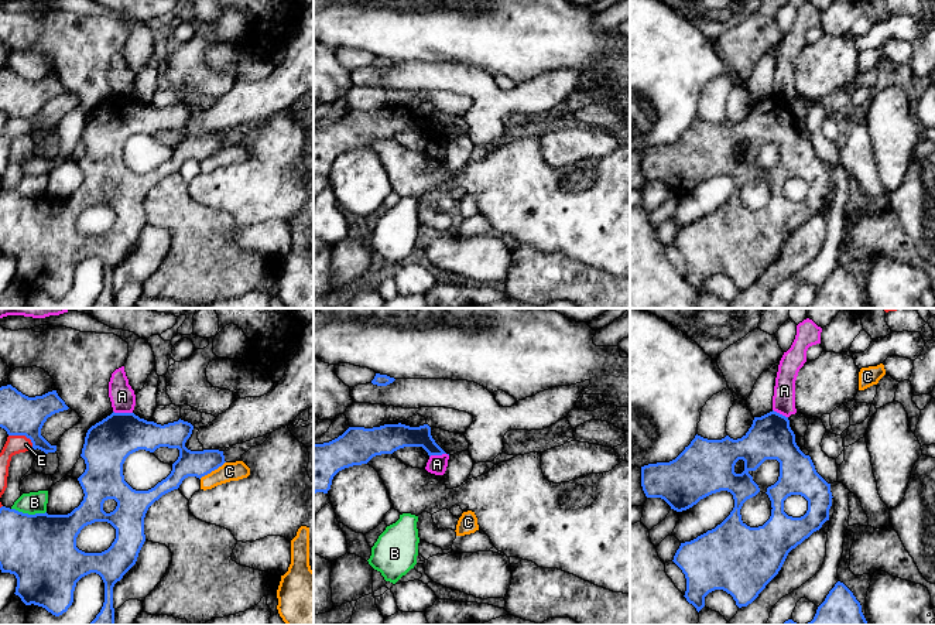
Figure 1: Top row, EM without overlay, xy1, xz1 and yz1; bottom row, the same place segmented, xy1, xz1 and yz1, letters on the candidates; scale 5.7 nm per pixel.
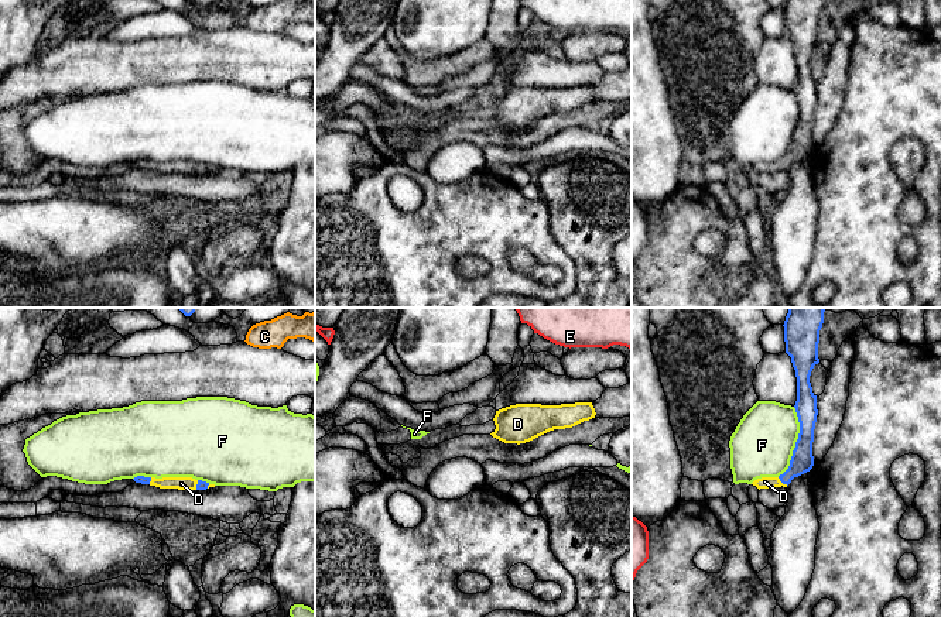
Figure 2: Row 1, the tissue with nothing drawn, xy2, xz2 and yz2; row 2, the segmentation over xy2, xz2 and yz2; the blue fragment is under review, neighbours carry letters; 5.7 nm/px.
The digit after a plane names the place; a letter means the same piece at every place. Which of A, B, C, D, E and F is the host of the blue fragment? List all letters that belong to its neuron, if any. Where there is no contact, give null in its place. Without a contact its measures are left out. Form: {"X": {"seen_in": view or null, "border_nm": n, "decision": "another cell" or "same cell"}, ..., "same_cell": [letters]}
{"A": {"seen_in": "xy1", "border_nm": 110, "decision": "another cell"}, "B": {"seen_in": "xy1", "border_nm": 200, "decision": "another cell"}, "C": {"seen_in": "xy1", "border_nm": 180, "decision": "another cell"}, "D": {"seen_in": "yz2", "border_nm": 80, "decision": "same cell"}, "E": {"seen_in": "xy1", "border_nm": 170, "decision": "another cell"}, "F": {"seen_in": "yz2", "border_nm": 420, "decision": "another cell"}, "same_cell": ["D"]}

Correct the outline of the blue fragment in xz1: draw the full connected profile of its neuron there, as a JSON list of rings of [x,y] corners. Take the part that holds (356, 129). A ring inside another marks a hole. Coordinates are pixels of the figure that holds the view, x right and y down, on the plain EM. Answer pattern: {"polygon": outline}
{"polygon": [[[384,107],[380,110],[349,110],[338,122],[314,127],[314,177],[328,177],[333,160],[349,150],[367,147],[373,140],[393,137],[404,130],[422,130],[428,139],[446,137],[432,122],[428,107],[410,110]]]}

